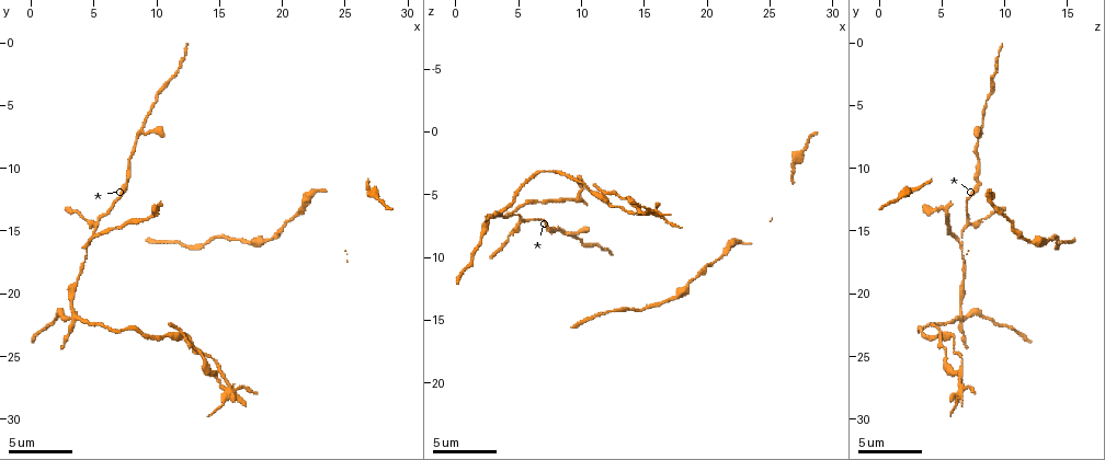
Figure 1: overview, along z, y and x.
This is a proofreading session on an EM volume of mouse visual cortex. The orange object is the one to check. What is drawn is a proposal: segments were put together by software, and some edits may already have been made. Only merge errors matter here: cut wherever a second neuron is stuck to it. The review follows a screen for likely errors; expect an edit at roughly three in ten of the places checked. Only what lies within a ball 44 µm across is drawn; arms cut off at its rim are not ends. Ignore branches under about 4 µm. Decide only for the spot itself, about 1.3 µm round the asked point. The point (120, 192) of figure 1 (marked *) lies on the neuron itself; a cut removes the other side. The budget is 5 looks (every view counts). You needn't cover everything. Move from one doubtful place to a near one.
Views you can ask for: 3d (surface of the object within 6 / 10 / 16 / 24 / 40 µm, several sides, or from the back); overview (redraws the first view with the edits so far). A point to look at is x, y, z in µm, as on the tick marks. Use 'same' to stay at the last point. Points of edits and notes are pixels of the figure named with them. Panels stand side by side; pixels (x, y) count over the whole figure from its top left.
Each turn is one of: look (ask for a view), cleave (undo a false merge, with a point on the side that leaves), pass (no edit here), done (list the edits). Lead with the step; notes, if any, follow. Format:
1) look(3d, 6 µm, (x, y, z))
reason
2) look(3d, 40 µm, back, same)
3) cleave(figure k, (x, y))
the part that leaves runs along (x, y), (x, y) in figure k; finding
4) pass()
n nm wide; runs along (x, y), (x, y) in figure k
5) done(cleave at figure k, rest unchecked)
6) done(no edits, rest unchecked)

look(3d, 6 µm, (2.8, 22.0, 6.6))
four arms meet

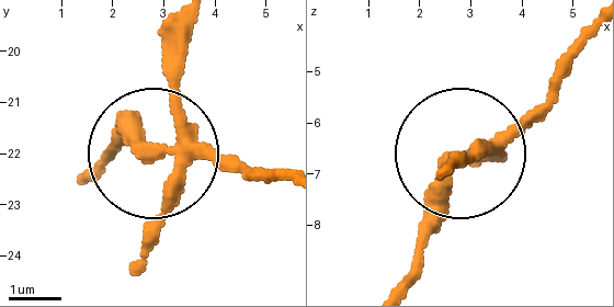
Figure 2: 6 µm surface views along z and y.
cleave(figure 2, (242, 170))
4 arms; two neurons meet here

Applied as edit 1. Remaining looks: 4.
look(3d, 6 µm, (8.8, 6.6, 8.2))
thick turns thin

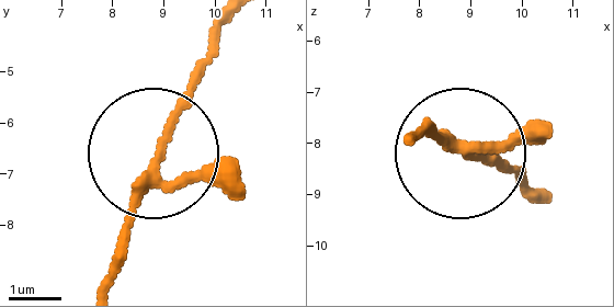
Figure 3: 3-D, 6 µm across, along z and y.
pass()
3 arms; runs along (413, 133), (523, 172) in figure 3; one neuron here

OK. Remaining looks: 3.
look(3d, 10 µm, (4.6, 15.8, 6.0))

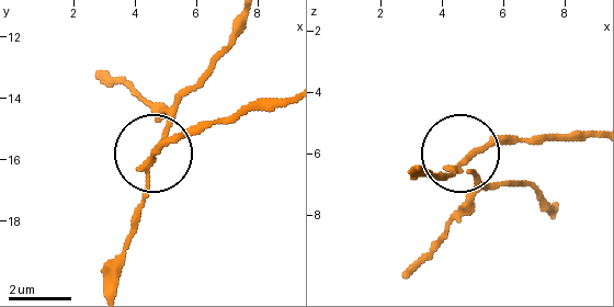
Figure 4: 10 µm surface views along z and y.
cleave(figure 4, (174, 134))
side arm 8 µm; the part that leaves runs along (144, 165), (173, 140), (283, 106) in figure 4; a second neuron is stuck on

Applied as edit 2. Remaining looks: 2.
done(cleave at figure 2, cleave at figure 4, rest unchecked)

